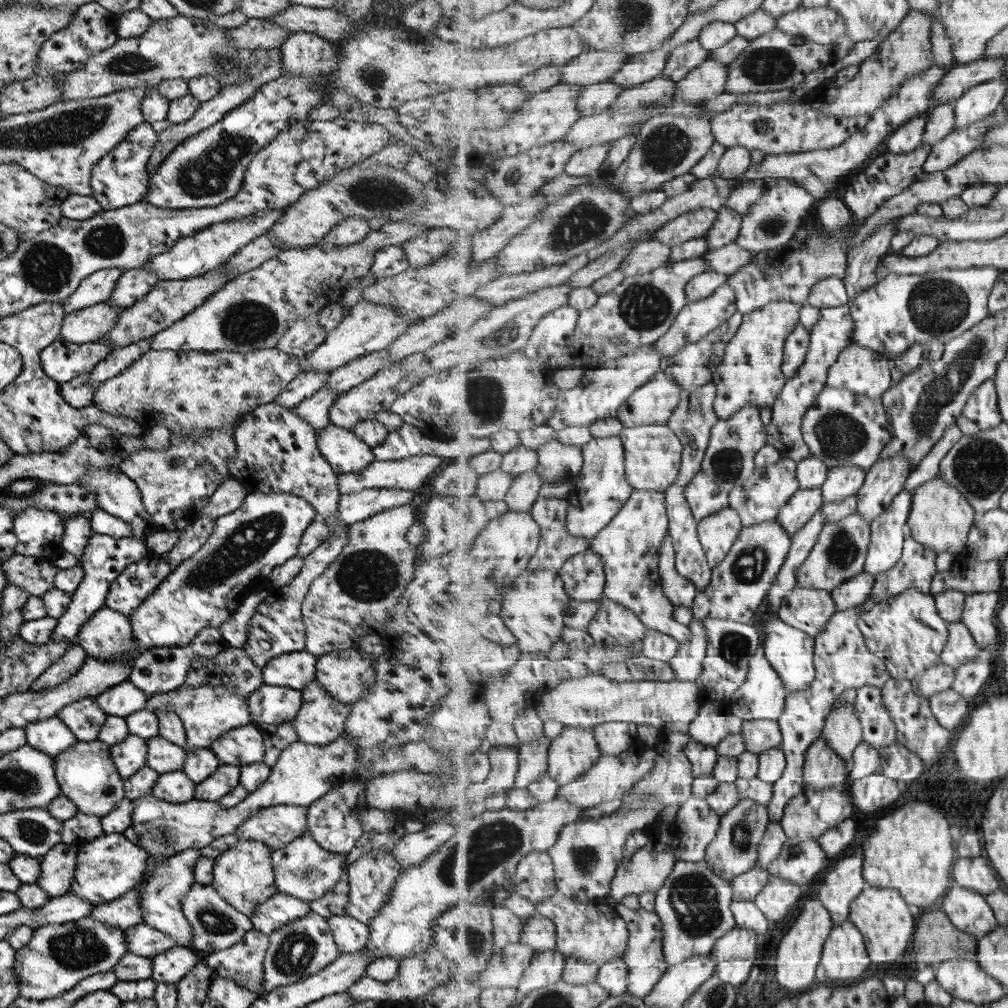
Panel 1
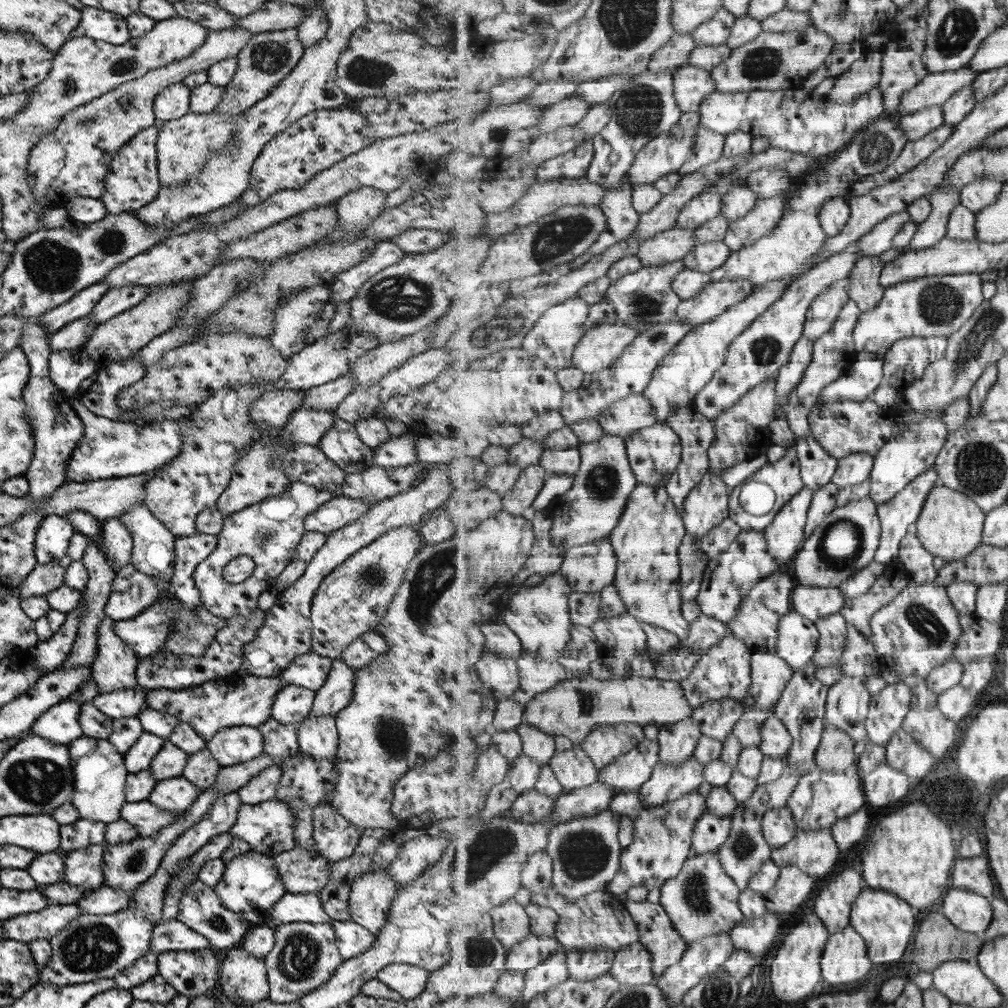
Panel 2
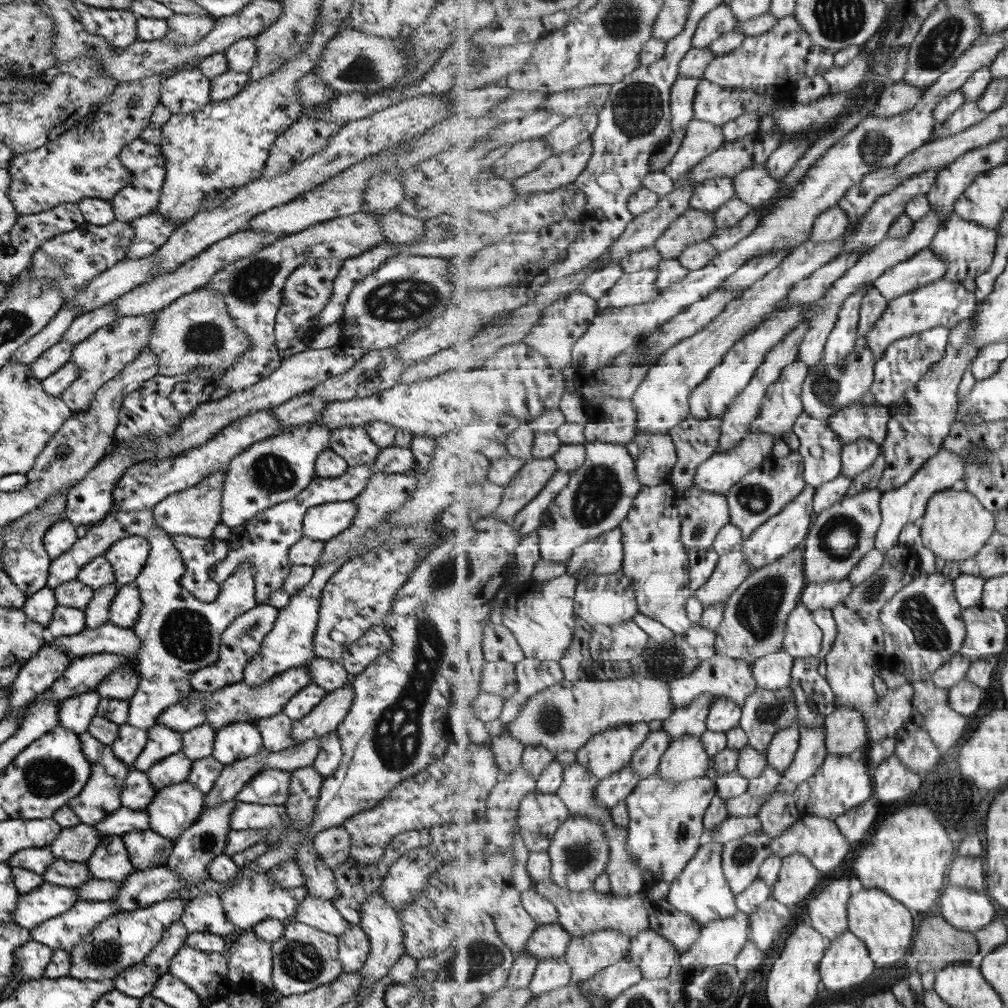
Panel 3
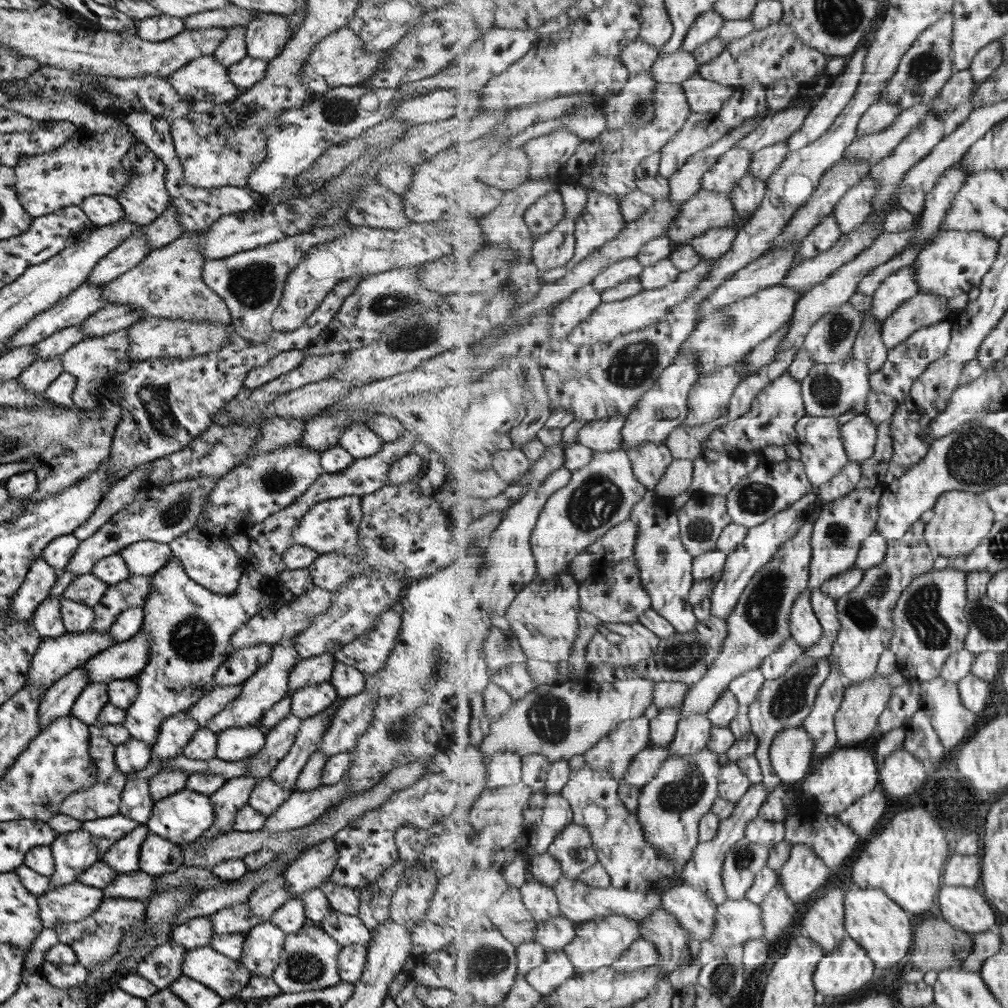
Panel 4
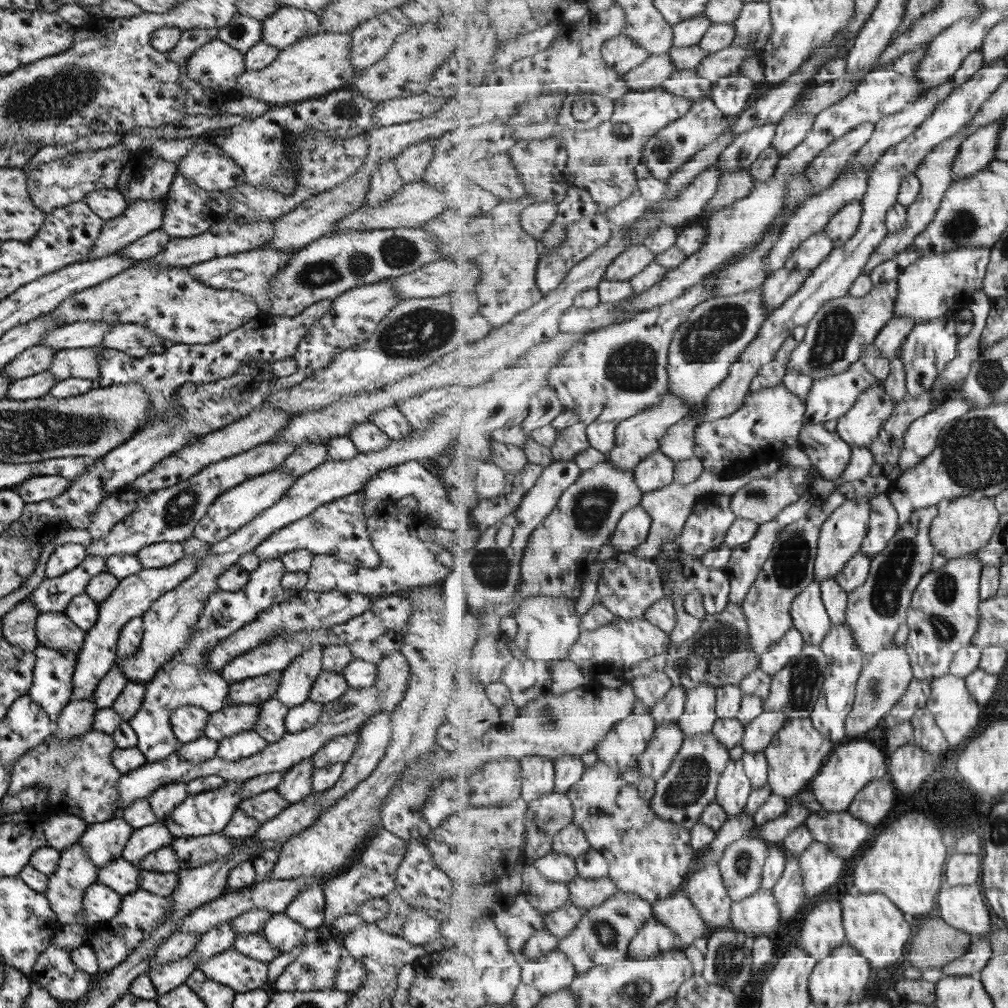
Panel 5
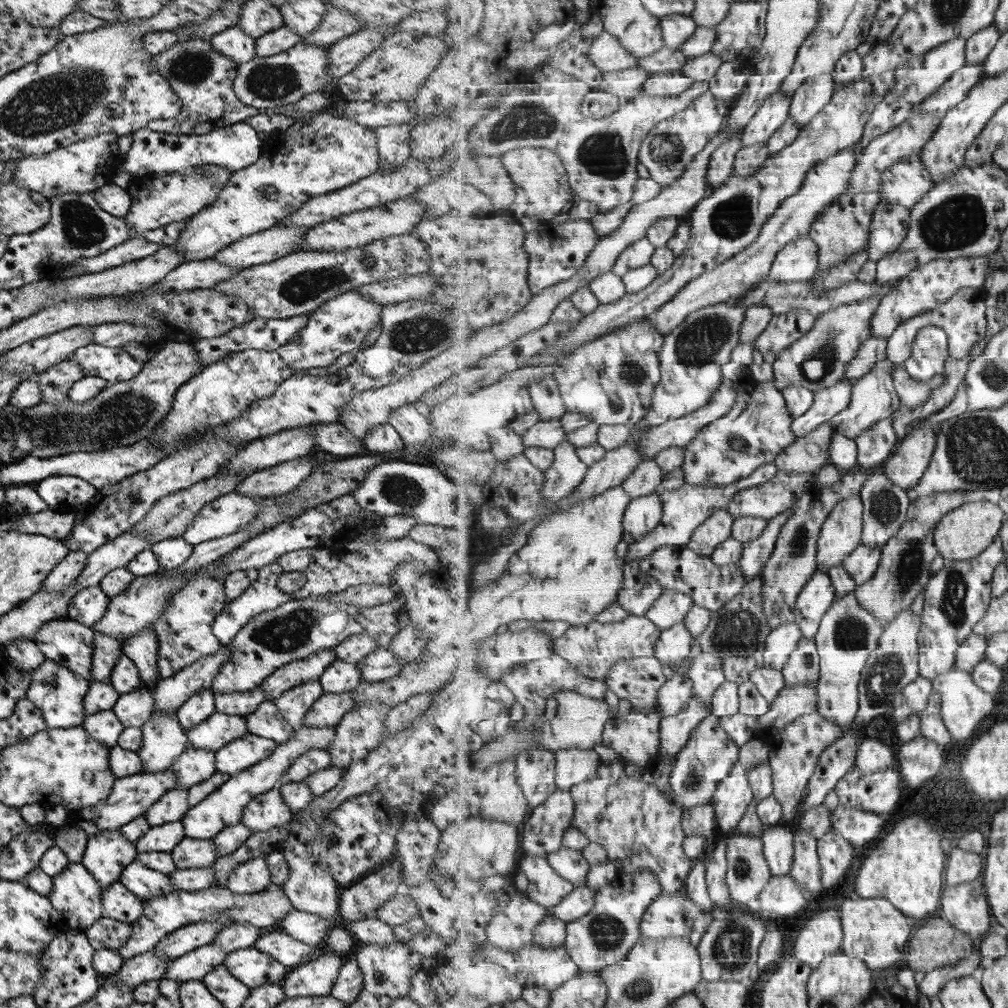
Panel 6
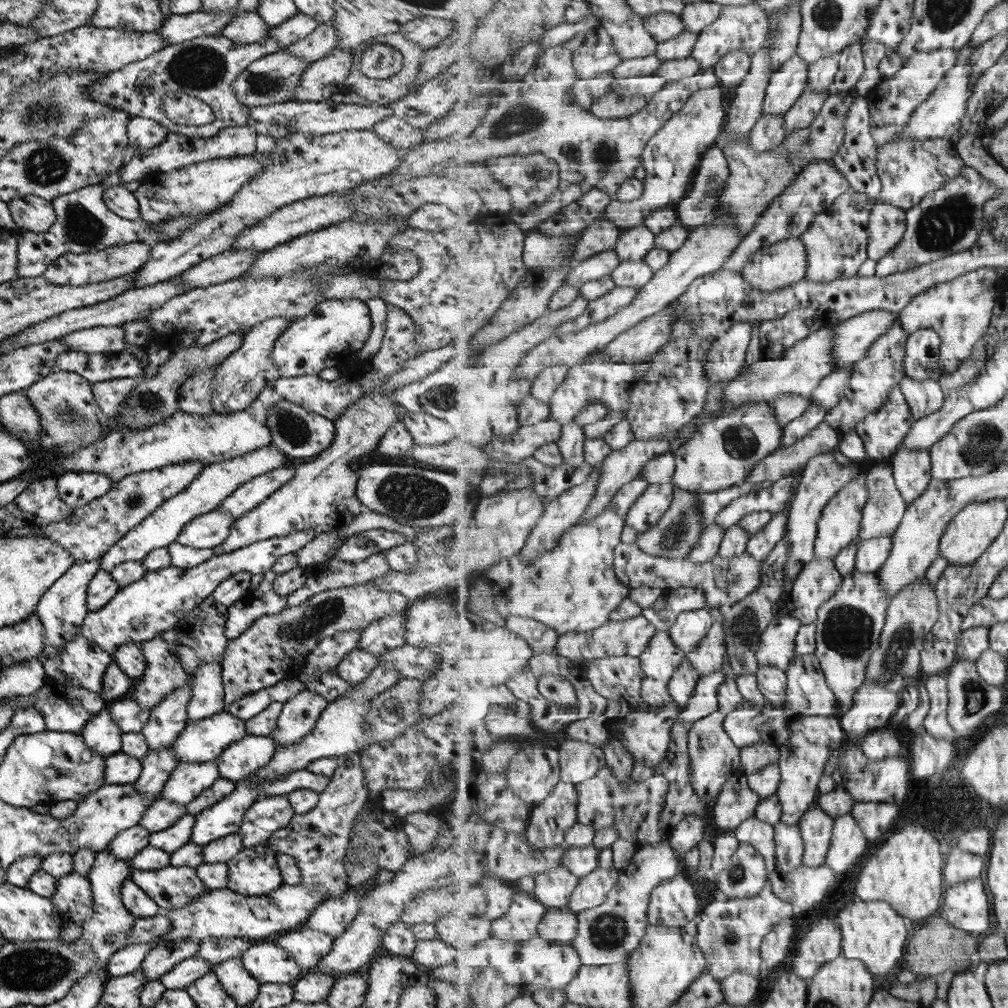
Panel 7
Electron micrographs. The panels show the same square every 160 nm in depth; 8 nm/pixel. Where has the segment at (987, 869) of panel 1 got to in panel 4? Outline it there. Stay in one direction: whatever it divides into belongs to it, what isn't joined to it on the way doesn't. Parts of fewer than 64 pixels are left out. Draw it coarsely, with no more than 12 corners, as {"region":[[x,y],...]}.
{"region":[[955,854],[945,869],[945,884],[977,887],[983,860]]}

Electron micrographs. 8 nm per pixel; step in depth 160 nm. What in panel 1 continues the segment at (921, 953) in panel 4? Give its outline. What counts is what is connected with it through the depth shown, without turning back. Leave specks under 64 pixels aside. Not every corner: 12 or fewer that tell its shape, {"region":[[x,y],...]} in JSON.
{"region":[[943,908],[922,914],[913,934],[915,980],[935,982],[951,959],[977,961],[978,941]]}

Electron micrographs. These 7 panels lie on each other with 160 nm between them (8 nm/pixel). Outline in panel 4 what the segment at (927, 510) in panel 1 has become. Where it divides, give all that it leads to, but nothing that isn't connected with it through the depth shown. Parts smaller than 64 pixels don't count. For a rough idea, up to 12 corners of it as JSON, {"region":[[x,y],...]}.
{"region":[[945,493],[926,526],[941,557],[971,555],[996,524],[982,493]]}

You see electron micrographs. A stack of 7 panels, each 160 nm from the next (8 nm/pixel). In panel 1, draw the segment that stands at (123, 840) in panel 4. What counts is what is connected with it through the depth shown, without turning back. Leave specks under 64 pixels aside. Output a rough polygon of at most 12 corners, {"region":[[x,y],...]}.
{"region":[[59,842],[40,856],[34,883],[51,897],[67,894],[76,845]]}

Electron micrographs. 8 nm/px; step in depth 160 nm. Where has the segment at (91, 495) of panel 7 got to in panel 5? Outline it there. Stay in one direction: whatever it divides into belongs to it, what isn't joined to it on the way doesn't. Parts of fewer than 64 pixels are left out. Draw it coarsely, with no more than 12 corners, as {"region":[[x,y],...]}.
{"region":[[30,476],[14,490],[24,503],[49,500],[69,481],[62,476]]}

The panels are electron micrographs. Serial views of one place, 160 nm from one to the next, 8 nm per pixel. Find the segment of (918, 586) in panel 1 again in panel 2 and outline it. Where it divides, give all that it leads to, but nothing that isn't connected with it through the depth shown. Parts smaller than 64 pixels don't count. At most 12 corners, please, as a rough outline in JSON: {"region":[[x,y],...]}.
{"region":[[907,534],[899,562],[912,584],[937,579],[933,558],[919,541]]}

